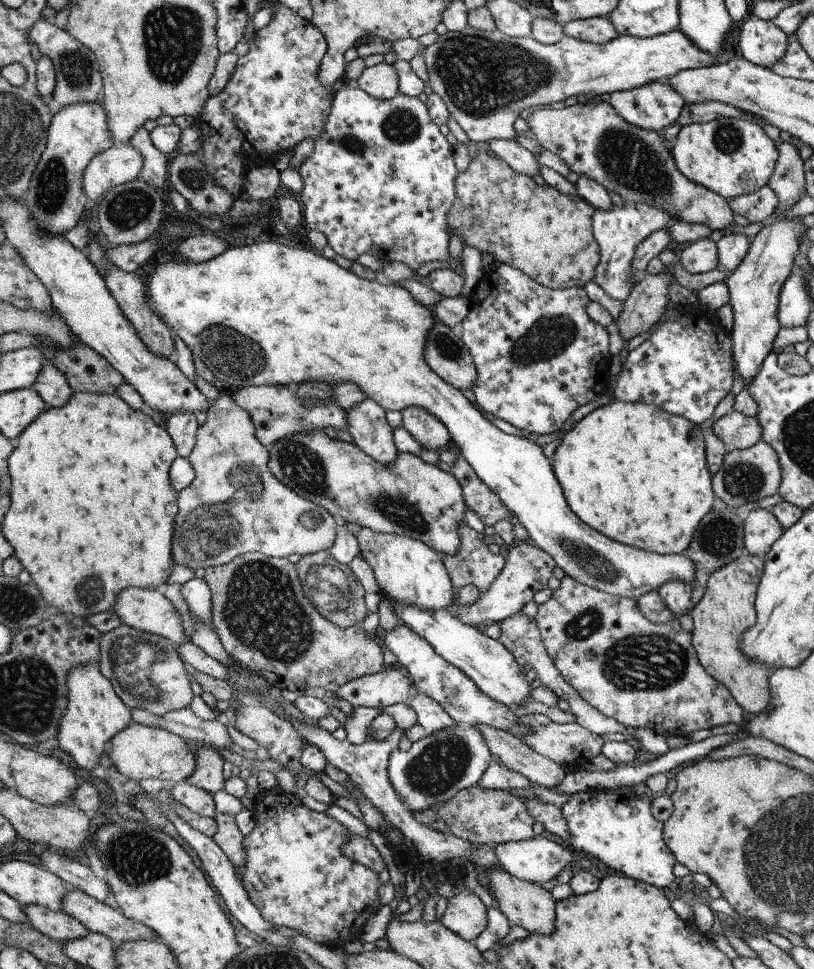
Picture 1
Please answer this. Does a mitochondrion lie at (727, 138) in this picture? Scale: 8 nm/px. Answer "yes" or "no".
yes

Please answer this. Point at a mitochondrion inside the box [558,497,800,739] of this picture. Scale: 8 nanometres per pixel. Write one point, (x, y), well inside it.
(642, 664)

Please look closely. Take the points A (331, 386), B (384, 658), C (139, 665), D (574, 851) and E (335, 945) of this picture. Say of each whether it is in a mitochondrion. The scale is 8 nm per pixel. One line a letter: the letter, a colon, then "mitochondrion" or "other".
A: other
B: other
C: mitochondrion
D: other
E: other

